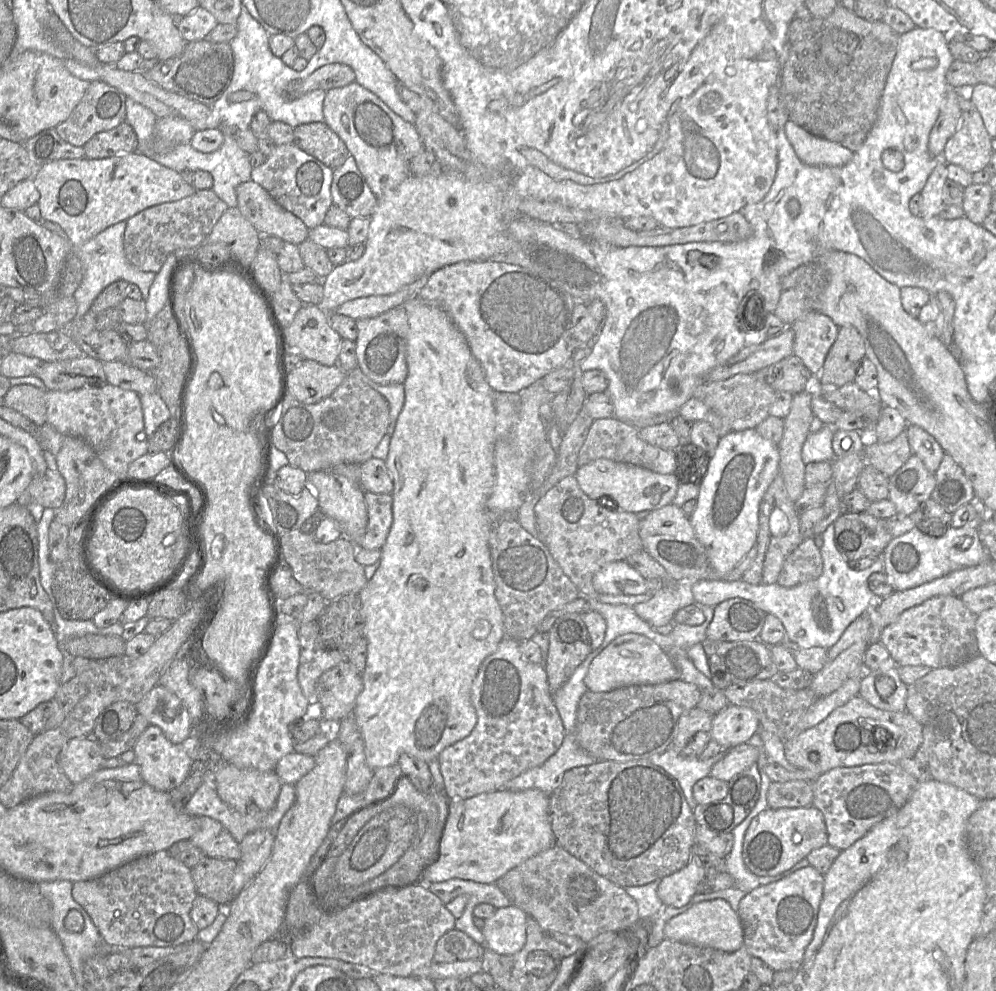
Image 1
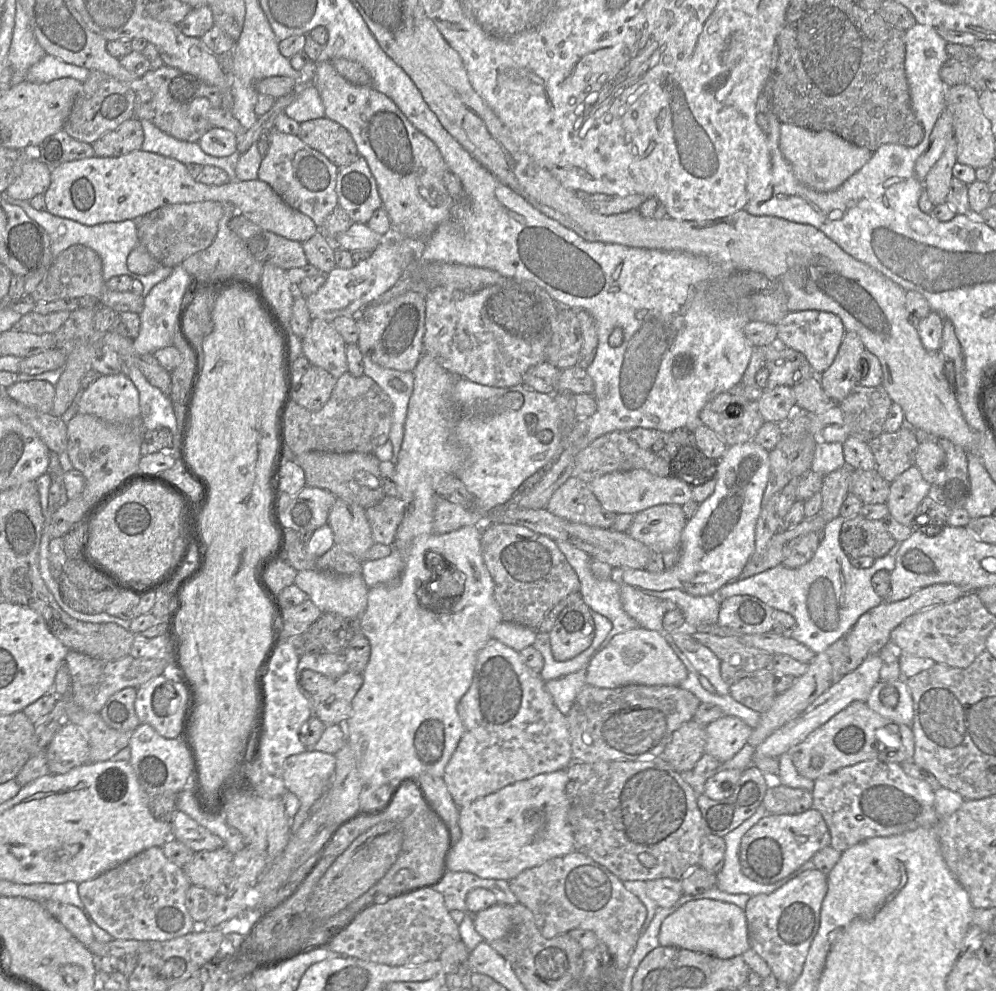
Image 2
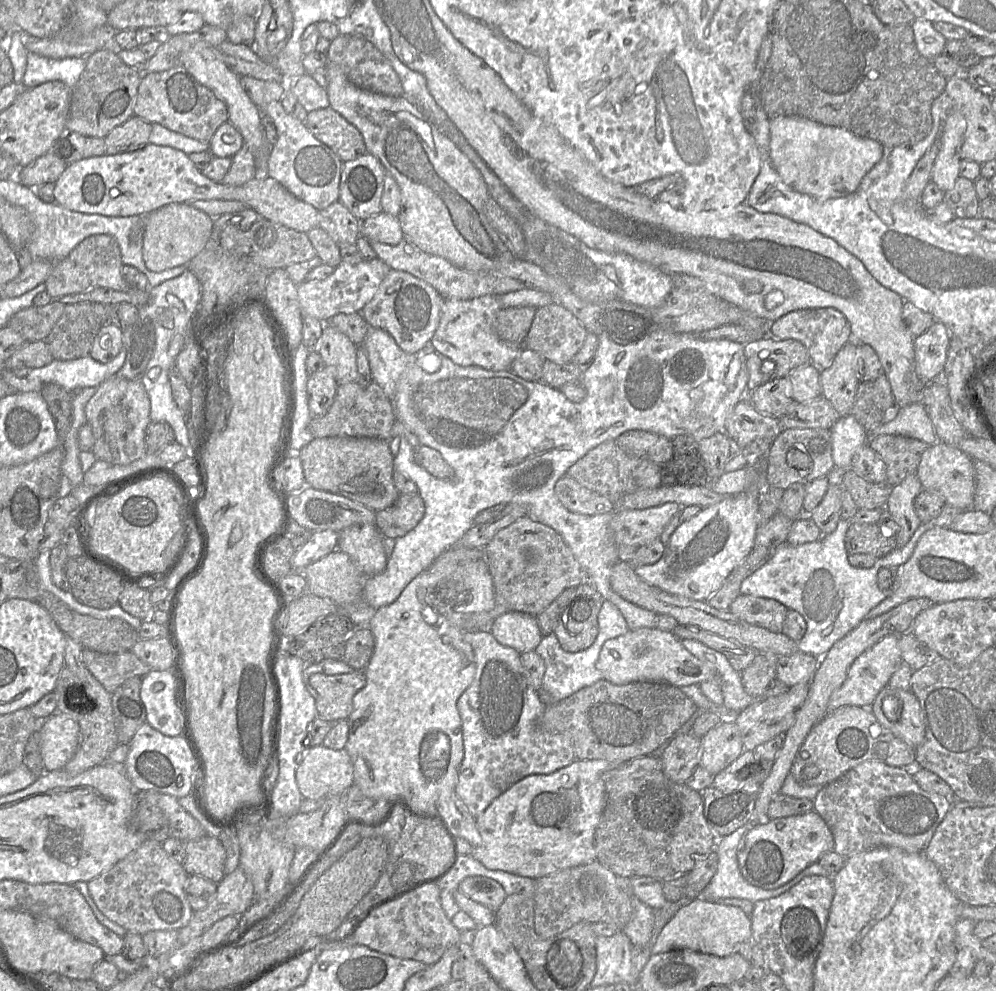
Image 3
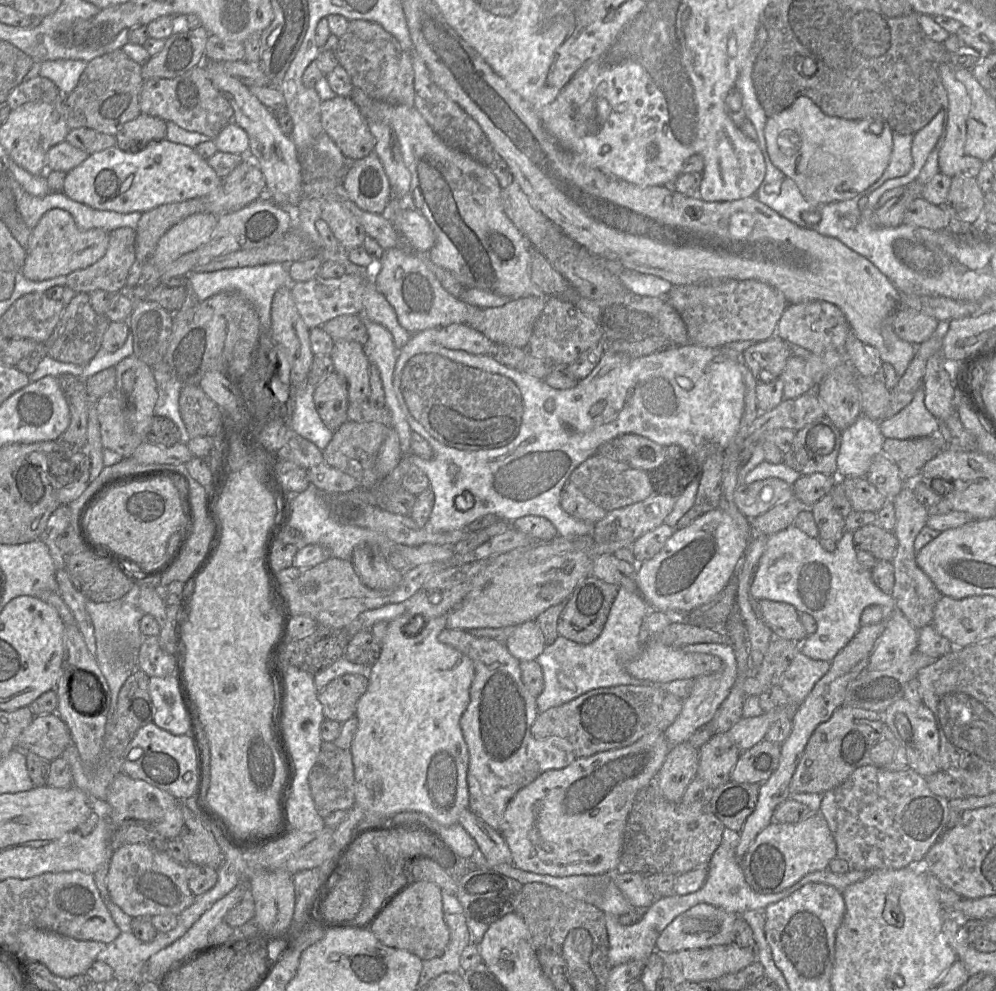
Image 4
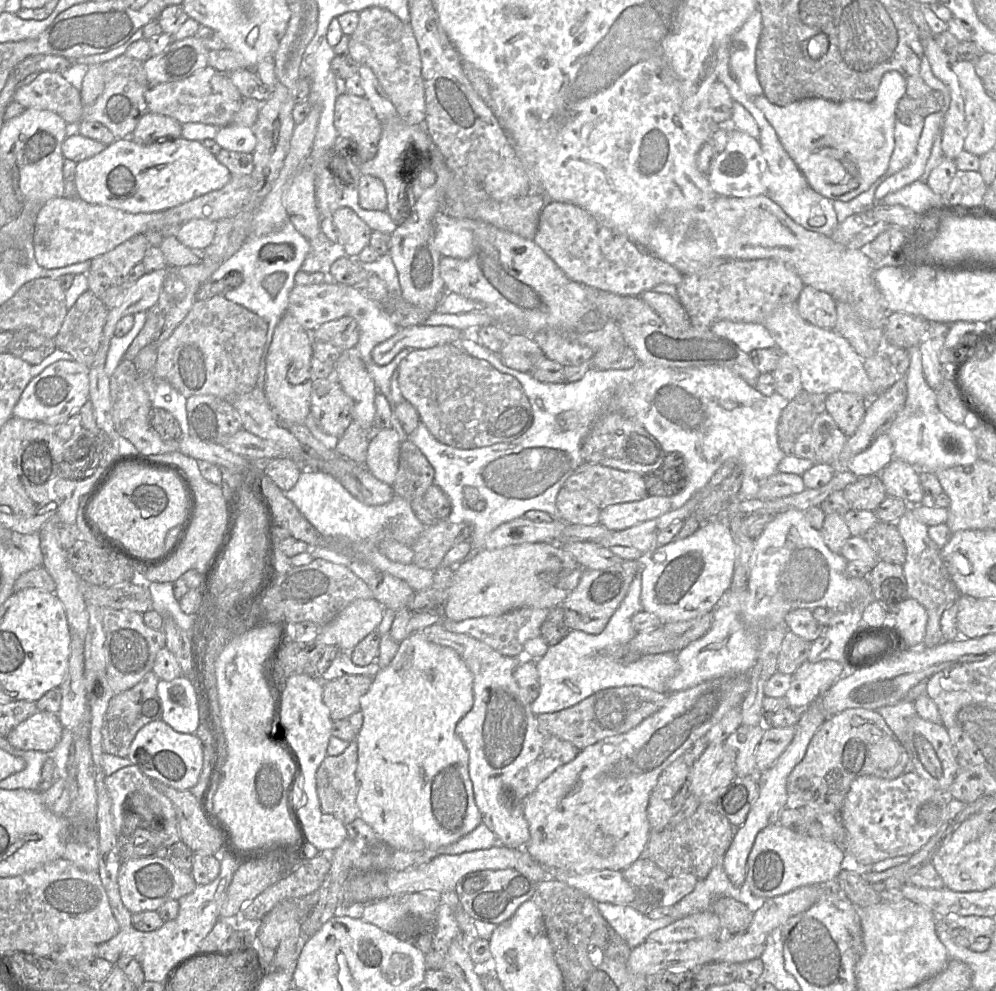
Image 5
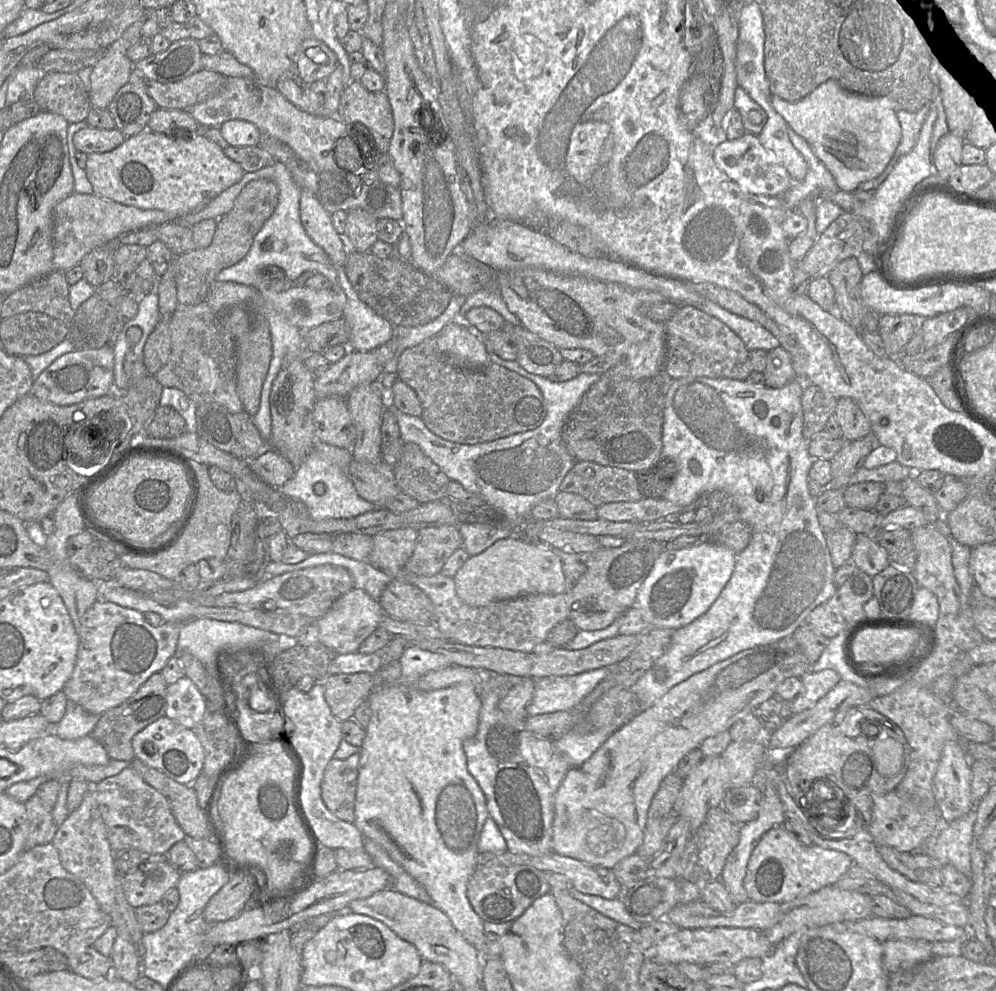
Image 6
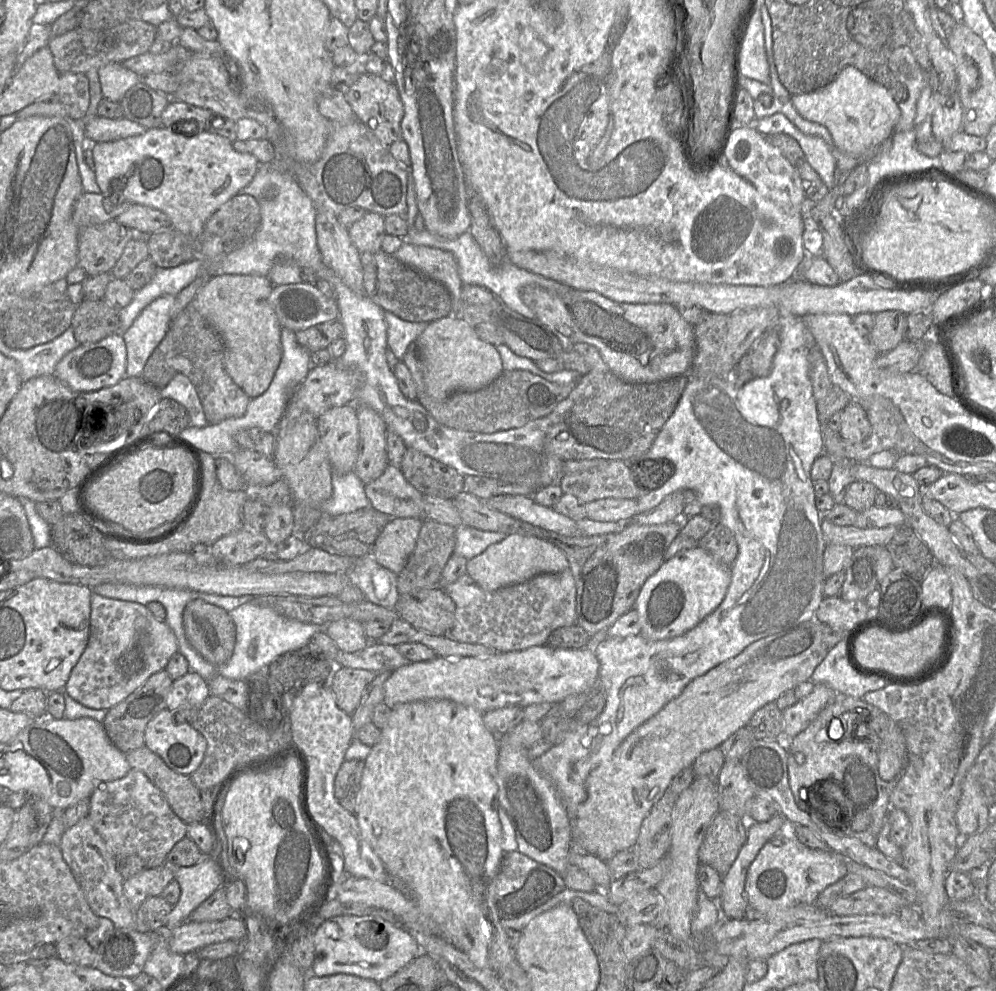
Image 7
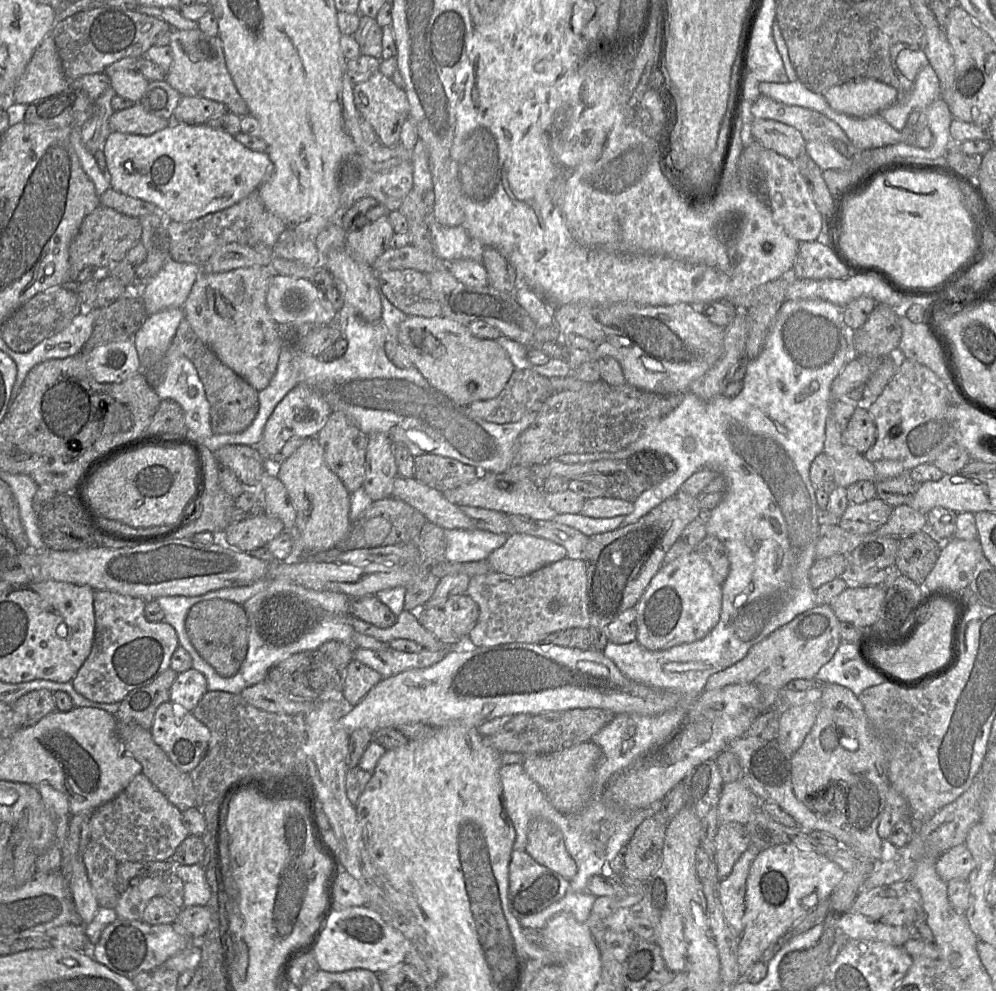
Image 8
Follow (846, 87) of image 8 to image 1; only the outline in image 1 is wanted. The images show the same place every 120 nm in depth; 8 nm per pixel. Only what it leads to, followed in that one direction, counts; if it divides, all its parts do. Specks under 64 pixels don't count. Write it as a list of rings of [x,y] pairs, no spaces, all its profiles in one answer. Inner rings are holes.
[[[790,120],[785,123],[784,131],[797,157],[806,165],[839,167],[854,156],[850,149],[815,136]]]

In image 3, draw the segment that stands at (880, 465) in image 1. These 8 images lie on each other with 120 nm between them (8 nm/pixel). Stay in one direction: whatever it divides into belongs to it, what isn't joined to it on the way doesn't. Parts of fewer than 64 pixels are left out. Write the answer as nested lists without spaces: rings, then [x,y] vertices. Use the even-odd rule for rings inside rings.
[[[880,434],[870,436],[868,445],[883,460],[886,465],[886,484],[893,487],[902,482],[908,475],[916,474],[921,456],[930,445],[918,439],[901,436]]]

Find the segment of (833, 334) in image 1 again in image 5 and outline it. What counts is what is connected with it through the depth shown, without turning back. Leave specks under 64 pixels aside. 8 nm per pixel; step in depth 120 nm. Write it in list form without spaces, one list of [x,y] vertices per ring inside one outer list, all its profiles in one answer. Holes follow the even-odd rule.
[[[804,285],[796,305],[800,316],[810,324],[828,330],[835,329],[836,301],[828,293]]]

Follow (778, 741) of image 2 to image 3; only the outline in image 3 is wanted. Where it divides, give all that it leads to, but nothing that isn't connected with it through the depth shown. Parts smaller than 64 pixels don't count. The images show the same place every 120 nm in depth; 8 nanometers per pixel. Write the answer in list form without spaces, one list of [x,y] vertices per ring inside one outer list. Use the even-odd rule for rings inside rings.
[[[887,635],[868,648],[853,662],[845,681],[830,697],[828,712],[843,706],[869,708],[872,705],[881,689],[889,684],[891,676],[902,662],[899,639],[899,635]]]

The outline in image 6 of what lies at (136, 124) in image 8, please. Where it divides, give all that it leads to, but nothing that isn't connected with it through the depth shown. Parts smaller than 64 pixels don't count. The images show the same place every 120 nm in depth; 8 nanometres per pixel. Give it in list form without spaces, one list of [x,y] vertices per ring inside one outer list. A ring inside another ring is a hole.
[[[87,126],[75,133],[73,144],[79,152],[104,153],[117,148],[125,139],[125,135],[116,128],[106,130]]]

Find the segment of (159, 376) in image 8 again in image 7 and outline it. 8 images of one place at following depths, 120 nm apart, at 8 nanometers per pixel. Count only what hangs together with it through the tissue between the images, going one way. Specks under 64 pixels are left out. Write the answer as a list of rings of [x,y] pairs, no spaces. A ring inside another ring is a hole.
[[[191,302],[172,320],[165,337],[147,360],[141,377],[161,389],[177,373],[184,374],[197,391],[208,423],[218,424],[243,416],[251,400],[226,372],[224,355],[222,339]]]

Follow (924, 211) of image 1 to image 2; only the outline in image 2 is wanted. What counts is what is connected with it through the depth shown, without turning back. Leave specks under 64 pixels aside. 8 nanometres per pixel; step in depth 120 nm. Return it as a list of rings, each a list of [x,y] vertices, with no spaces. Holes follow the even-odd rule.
[[[953,137],[946,145],[942,155],[931,168],[924,180],[924,188],[934,206],[946,202],[953,166],[957,162],[957,141]]]

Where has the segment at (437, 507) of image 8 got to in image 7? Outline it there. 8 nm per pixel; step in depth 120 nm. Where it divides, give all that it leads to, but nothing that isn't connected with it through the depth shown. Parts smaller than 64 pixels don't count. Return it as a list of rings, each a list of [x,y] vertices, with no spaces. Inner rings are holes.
[[[389,464],[379,478],[365,484],[364,490],[370,506],[391,518],[424,519],[424,495],[405,479],[399,467]]]

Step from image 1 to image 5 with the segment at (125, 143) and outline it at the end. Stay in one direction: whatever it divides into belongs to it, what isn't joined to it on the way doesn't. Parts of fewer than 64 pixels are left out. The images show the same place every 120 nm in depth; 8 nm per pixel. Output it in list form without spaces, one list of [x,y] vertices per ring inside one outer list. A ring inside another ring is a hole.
[[[147,112],[139,120],[131,138],[138,144],[156,143],[159,138],[181,138],[182,124],[172,117]]]

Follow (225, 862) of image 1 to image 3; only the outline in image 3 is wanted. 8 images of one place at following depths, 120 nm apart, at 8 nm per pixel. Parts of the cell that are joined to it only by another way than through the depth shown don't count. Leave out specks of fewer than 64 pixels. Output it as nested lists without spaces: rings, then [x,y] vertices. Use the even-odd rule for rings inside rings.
[[[206,834],[187,841],[185,852],[182,866],[188,876],[202,876],[217,884],[225,876],[226,850],[217,838]]]

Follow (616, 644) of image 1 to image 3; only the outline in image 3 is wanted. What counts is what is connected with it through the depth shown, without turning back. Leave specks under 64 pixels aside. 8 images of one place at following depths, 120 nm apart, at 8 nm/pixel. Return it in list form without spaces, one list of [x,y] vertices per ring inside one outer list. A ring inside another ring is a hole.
[[[659,628],[630,630],[607,640],[600,651],[596,668],[603,679],[616,685],[631,682],[666,682],[678,687],[713,681],[720,686],[720,675],[706,663],[692,655],[673,632]]]

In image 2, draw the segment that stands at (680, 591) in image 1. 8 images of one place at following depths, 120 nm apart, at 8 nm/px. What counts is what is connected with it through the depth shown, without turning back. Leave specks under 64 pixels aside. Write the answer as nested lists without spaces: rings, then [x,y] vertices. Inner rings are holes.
[[[629,585],[622,586],[621,601],[625,612],[640,627],[660,632],[664,636],[663,617],[677,607],[669,601],[647,595],[643,590]]]

